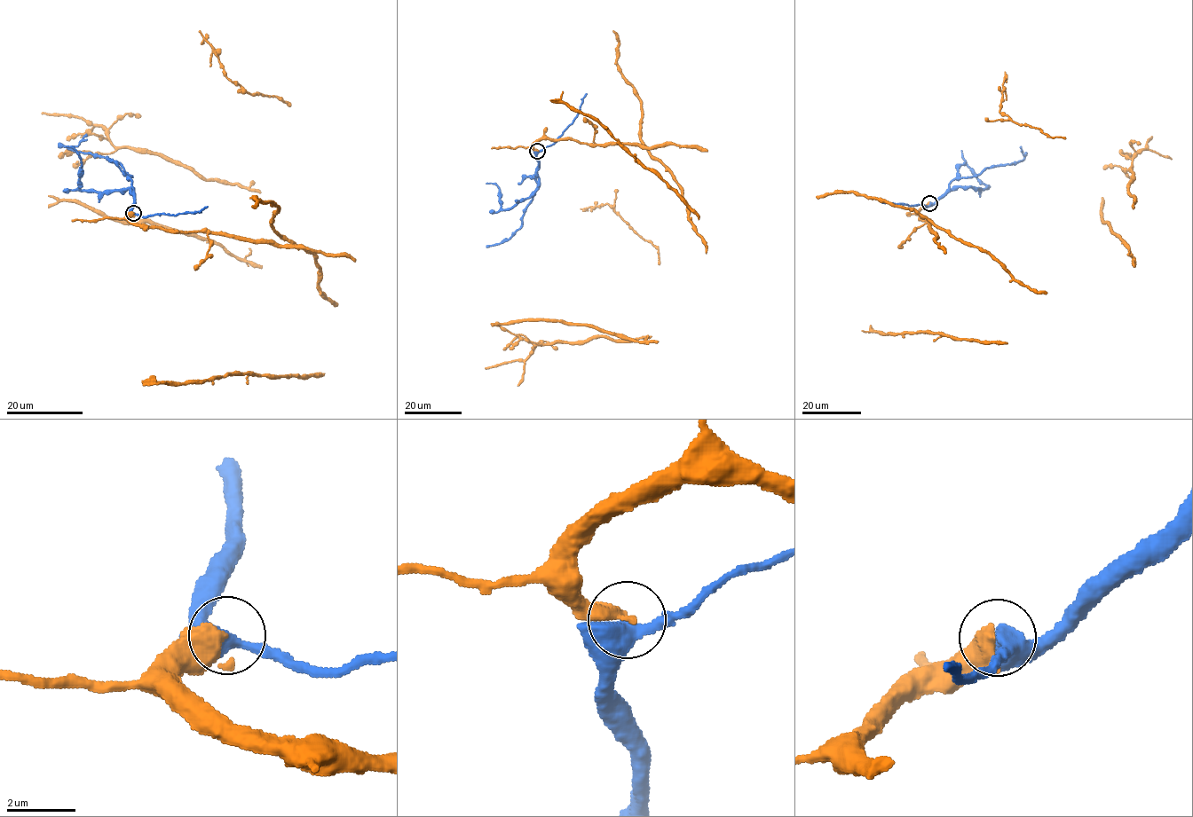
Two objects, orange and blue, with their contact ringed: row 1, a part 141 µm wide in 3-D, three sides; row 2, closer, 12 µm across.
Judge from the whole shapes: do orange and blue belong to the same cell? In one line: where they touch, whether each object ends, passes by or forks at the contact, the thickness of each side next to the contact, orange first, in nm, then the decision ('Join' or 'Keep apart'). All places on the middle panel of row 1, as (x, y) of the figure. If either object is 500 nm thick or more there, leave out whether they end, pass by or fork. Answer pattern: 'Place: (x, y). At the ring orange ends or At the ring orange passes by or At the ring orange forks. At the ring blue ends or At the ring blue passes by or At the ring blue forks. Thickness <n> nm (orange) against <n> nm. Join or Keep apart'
Place: (537, 151). Thickness 360 nm (orange) against 500 nm. Join

